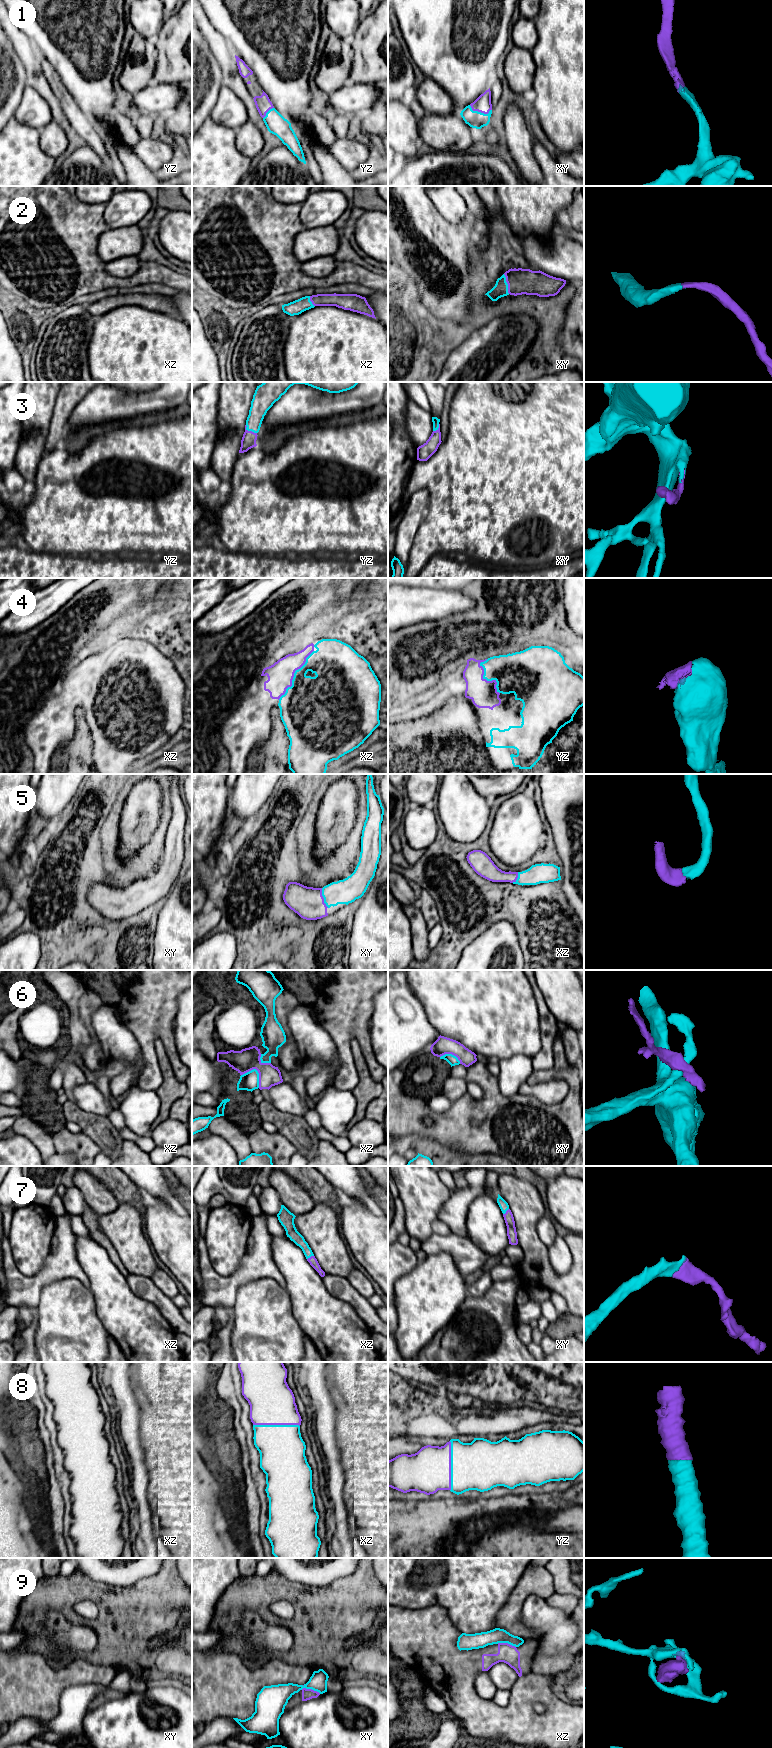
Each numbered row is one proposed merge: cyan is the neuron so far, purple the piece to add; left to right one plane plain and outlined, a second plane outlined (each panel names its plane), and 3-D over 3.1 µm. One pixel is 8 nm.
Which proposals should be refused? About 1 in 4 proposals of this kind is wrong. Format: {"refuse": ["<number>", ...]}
{"refuse": ["6", "9"]}

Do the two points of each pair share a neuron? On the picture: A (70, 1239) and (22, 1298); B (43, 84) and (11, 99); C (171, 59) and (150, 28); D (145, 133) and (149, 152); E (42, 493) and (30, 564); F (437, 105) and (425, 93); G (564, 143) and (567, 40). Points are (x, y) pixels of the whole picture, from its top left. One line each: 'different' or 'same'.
A: same
B: different
C: different
D: different
E: different
F: same
G: same

